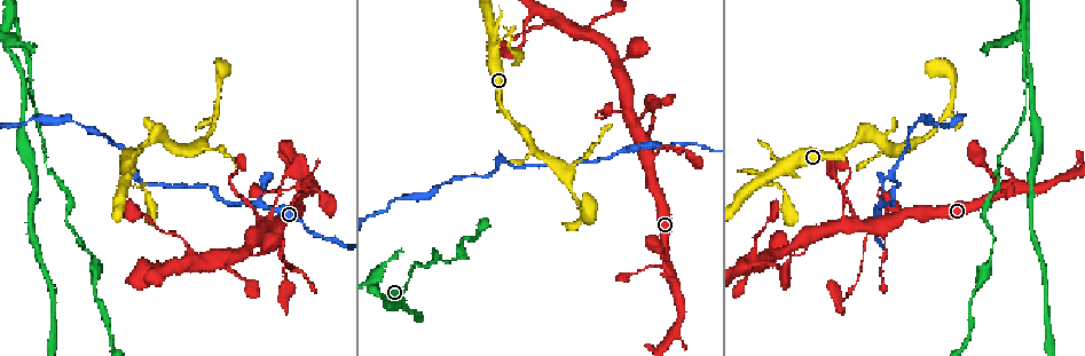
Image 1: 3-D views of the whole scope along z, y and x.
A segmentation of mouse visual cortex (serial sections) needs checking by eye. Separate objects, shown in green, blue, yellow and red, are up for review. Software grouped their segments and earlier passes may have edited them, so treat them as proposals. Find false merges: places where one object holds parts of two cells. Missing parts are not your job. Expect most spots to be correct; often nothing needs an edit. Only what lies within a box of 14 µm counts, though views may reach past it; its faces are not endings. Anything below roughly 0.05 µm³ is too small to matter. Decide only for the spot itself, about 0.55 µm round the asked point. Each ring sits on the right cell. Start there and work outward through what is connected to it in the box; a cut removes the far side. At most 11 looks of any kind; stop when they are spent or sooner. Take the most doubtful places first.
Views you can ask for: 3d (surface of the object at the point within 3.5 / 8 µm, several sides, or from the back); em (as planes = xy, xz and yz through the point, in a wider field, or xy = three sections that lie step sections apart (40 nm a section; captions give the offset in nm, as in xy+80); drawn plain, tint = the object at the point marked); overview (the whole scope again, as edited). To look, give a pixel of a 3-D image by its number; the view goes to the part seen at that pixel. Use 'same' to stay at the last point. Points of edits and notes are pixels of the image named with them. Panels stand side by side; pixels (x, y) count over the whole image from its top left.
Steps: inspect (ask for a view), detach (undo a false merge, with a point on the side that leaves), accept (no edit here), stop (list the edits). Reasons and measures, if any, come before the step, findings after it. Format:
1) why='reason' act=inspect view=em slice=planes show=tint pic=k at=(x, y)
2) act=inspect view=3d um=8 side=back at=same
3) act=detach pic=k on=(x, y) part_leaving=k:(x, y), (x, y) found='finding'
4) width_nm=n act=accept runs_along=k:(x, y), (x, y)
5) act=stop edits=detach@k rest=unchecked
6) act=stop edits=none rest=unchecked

why='three-way junction' act=inspect view=3d um=8 pic=1 at=(11, 17)

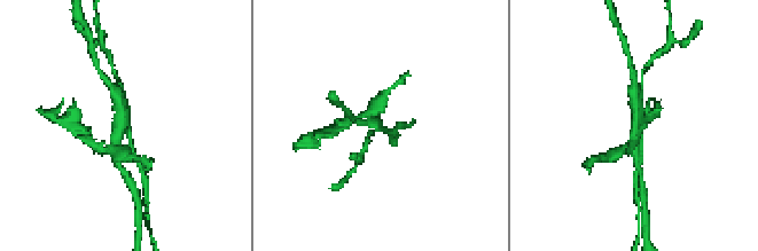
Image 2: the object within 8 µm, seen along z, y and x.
act=inspect view=3d um=3.5 pic=2 at=(123, 124)

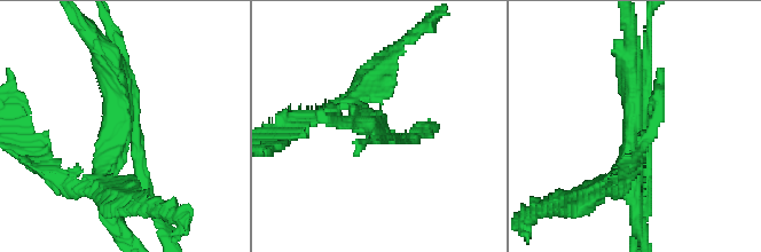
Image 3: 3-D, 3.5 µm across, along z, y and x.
arms=3 arm_widths_nm=150,300,350 act=inspect view=em slice=planes show=tint pic=3 at=(636, 133)

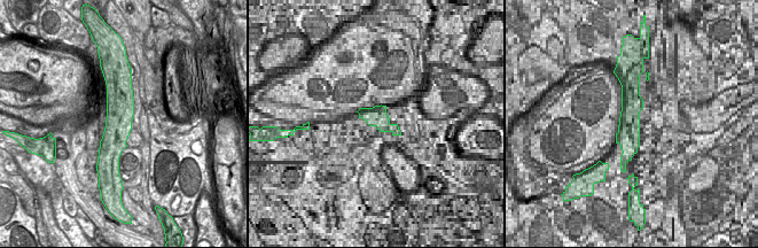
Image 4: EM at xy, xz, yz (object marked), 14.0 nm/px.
act=detach pic=3 on=(93, 39) found='a second cell is stuck on'

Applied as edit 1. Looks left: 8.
why='redraw' act=inspect view=overview

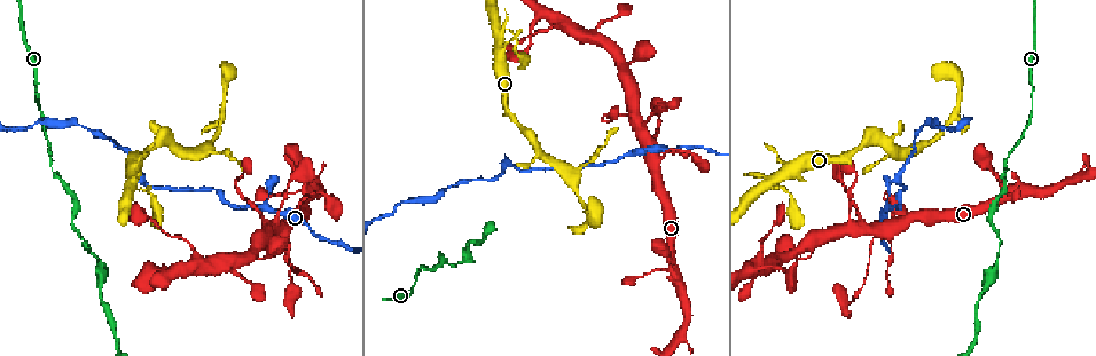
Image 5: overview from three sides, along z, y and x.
why='sudden change in width' act=inspect view=3d um=3.5 pic=5 at=(891, 244)

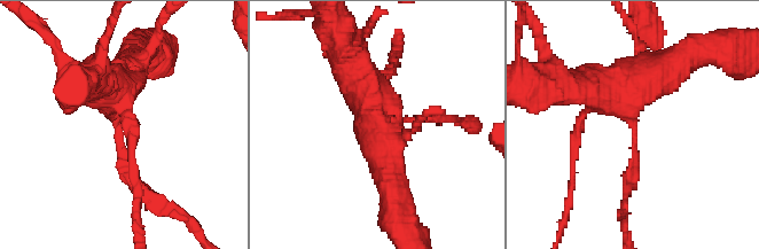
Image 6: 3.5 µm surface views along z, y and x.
arm_widths_nm=200,500 act=inspect view=em slice=xy step=3 show=tint pic=6 at=(634, 137)

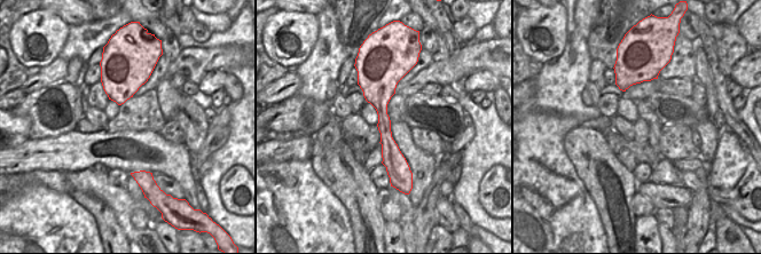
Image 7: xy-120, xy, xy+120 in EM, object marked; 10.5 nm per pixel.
act=inspect view=em slice=planes show=tint at=same

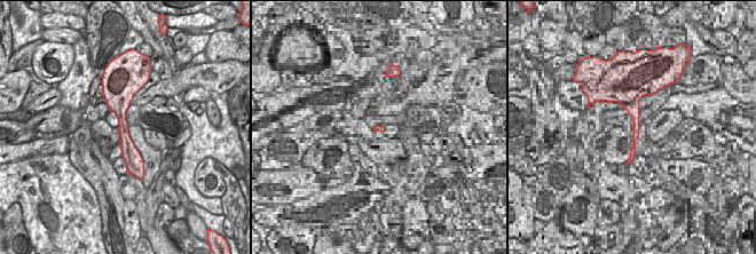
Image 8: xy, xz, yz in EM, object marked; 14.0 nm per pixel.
act=accept runs_along=8:(119, 92), (119, 109), (131, 164) found='all the same cell'

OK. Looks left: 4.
why='thick turns thin' act=inspect view=3d um=8 pic=5 at=(262, 215)

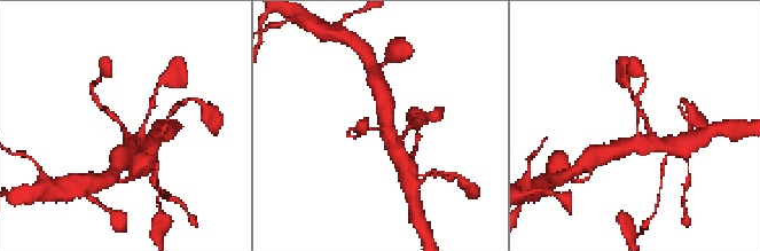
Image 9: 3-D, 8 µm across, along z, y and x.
arm_widths_nm=150,450 act=inspect view=em slice=xy step=3 show=tint pic=9 at=(122, 125)

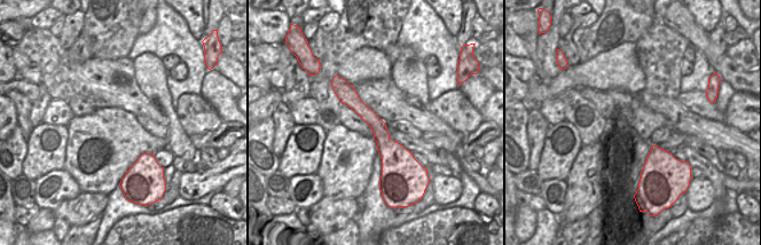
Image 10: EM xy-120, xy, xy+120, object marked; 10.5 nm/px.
act=accept runs_along=10:(345, 86), (379, 129), (387, 172) found='all the same cell'

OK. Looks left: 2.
why='thick turns thin' act=inspect view=3d um=3.5 pic=5 at=(696, 155)

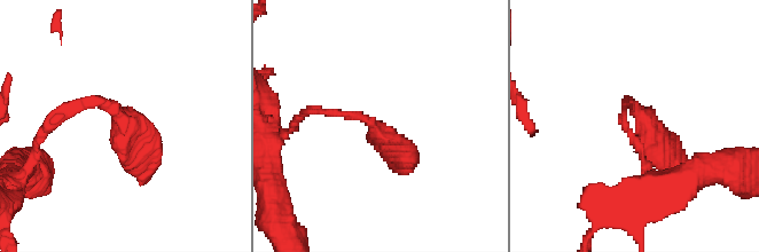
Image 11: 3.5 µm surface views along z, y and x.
act=inspect view=em slice=xy step=5 show=tint pic=11 at=(639, 113)

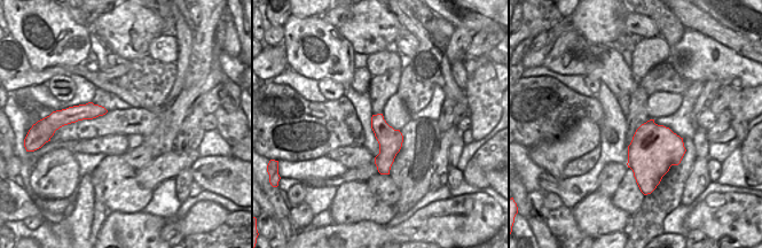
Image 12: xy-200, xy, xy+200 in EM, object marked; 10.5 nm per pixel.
width_nm=260 act=accept runs_along=11:(312, 109), (361, 116), (400, 165) found='one cell here'

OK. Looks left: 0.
act=stop edits=detach@3 rest=unchecked

